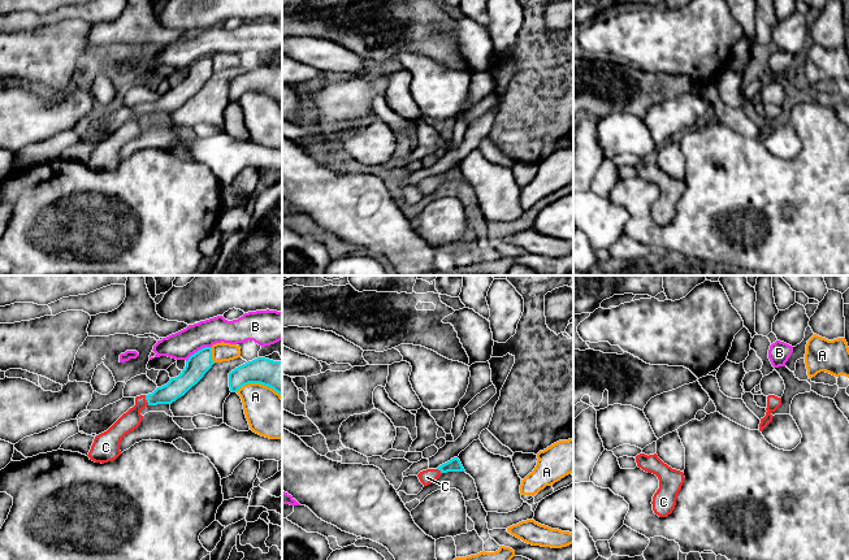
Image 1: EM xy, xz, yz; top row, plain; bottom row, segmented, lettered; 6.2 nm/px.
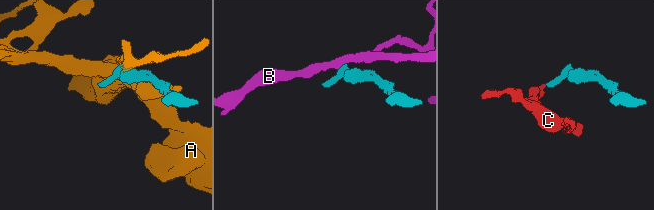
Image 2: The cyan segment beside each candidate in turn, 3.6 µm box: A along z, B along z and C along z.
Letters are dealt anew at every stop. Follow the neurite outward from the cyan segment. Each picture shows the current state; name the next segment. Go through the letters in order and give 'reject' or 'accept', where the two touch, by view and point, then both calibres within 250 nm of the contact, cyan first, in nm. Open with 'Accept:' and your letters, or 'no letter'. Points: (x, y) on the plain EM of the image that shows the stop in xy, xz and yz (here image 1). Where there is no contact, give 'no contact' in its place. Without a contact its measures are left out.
Accept: C
A: reject | xy (258, 91) | 190/260 nm
B: reject | xy (199, 59) | 140/170 nm
C: accept | xy (146, 108) | 120/120 nm

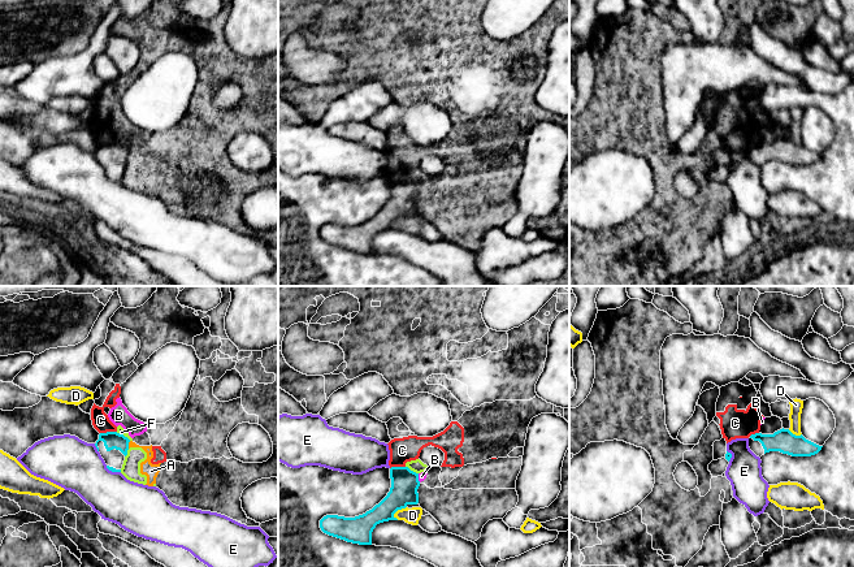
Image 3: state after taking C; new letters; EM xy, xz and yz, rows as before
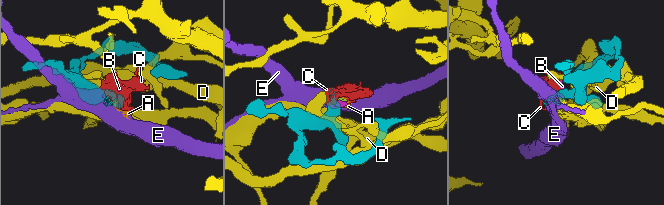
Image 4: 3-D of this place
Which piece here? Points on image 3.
Accept: no letter
A: reject | xy (128, 154) | 110/90 nm
B: reject | xz (417, 186) | 180/50 nm
C: reject | xy (108, 141) | 110/110 nm
D: reject | xz (398, 217) | 180/100 nm
E: reject | xy (96, 156) | 110/320 nm
F: reject | xz (412, 180) | 180/80 nm

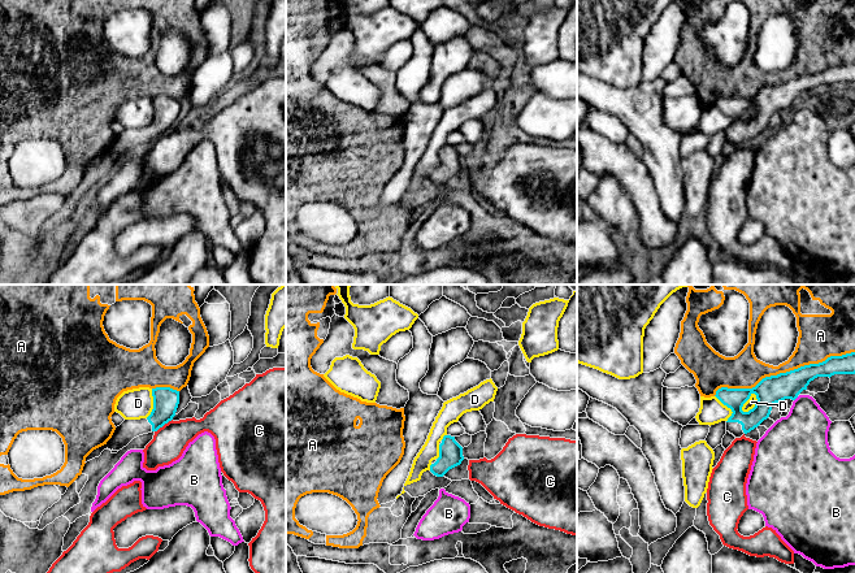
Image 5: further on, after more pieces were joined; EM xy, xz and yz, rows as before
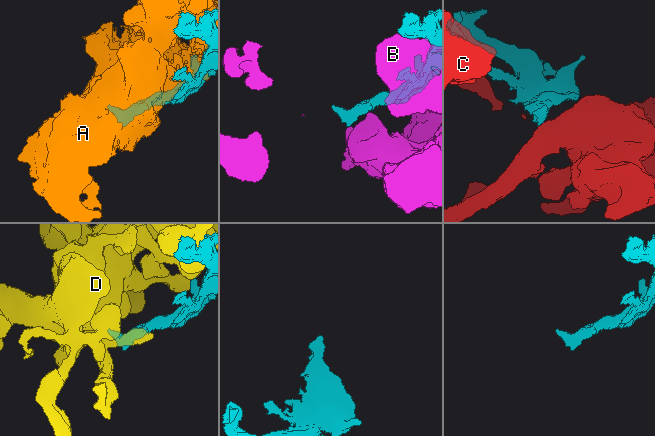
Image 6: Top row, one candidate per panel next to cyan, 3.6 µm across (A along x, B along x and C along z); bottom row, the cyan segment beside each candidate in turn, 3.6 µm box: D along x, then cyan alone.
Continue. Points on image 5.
Accept: no letter
A: reject | yz (782, 82) | 170/220 nm
B: reject | yz (795, 107) | 170/320 nm
C: reject | xy (163, 134) | 160/200 nm
D: reject | yz (745, 111) | 170/60 nm

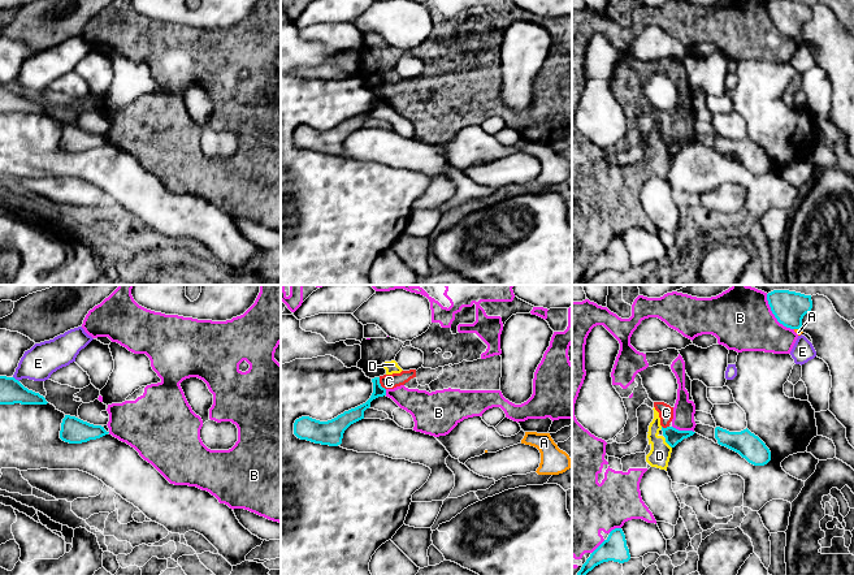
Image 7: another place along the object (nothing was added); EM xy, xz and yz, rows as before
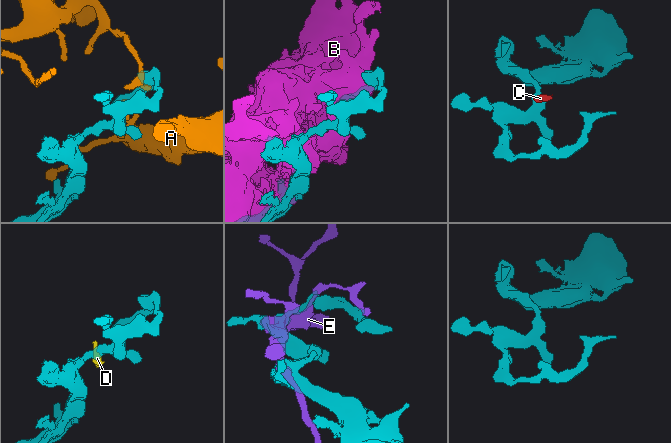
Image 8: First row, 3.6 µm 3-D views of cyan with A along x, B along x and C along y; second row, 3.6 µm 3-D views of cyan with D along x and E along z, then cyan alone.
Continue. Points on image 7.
Accept: no letter
A: reject | yz (797, 37) | 200/40 nm
B: reject | yz (774, 22) | 200/360 nm
C: reject | xz (380, 93) | 90/100 nm
D: reject | yz (667, 151) | 100/130 nm
E: reject | xy (14, 87) | 150/200 nm

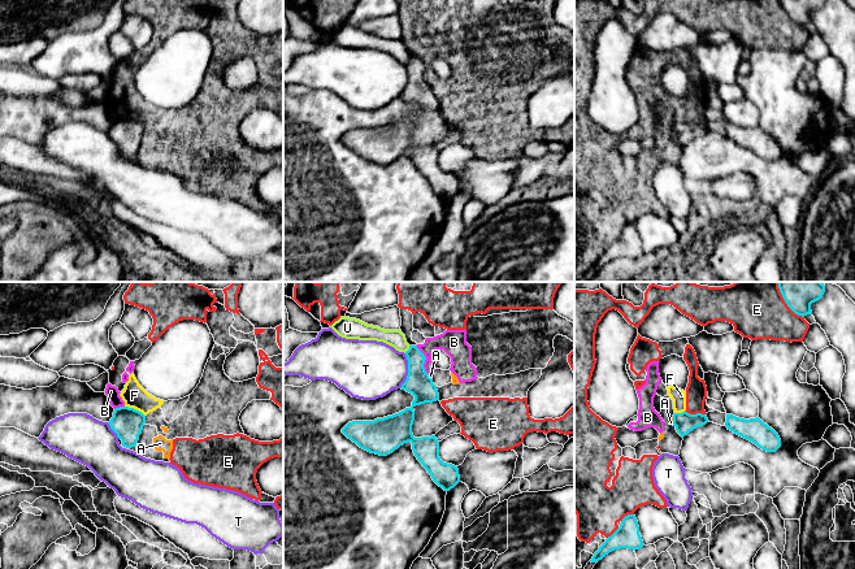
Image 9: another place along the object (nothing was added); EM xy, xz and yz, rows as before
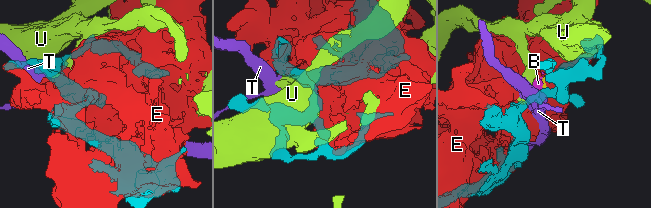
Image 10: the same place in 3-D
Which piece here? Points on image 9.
Accept: no letter
A: reject | yz (673, 130) | 130/20 nm
B: reject | xz (425, 68) | 160/160 nm
E: reject | yz (789, 16) | 140/300 nm
F: reject | xy (135, 118) | 190/150 nm
T: reject | xz (408, 79) | 160/360 nm
U: reject | xz (408, 59) | 160/110 nm

